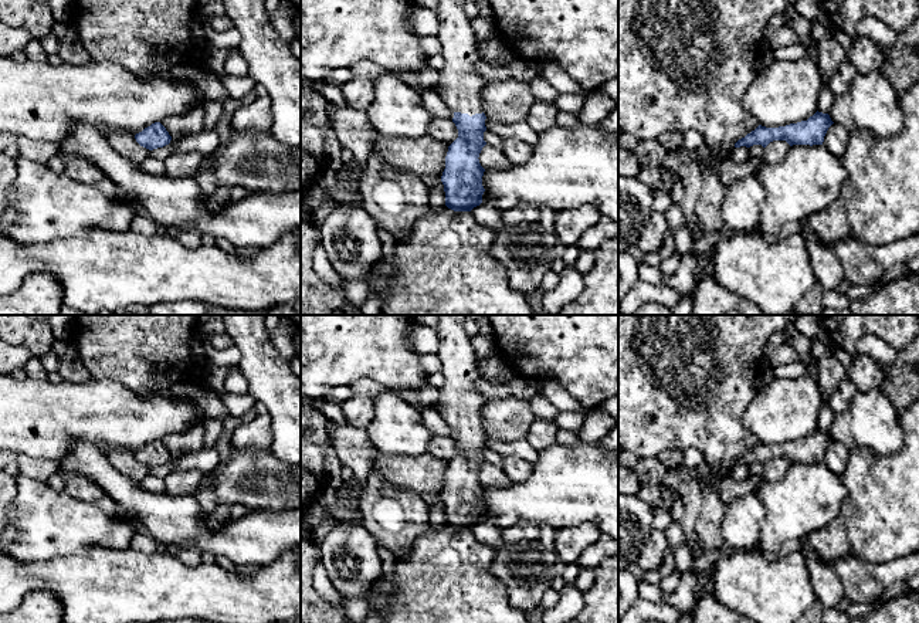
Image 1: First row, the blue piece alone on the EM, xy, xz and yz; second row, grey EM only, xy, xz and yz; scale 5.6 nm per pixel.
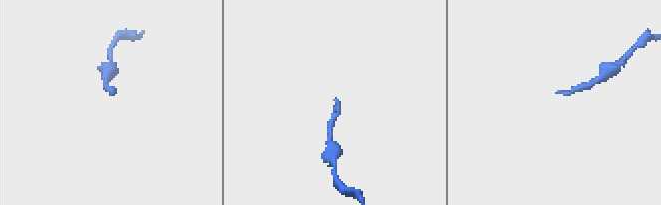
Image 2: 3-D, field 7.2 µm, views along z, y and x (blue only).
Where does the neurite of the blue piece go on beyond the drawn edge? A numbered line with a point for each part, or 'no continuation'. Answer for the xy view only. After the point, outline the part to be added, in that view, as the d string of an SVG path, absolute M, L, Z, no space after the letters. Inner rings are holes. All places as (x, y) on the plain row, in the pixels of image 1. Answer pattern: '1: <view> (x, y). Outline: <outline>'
no continuation

